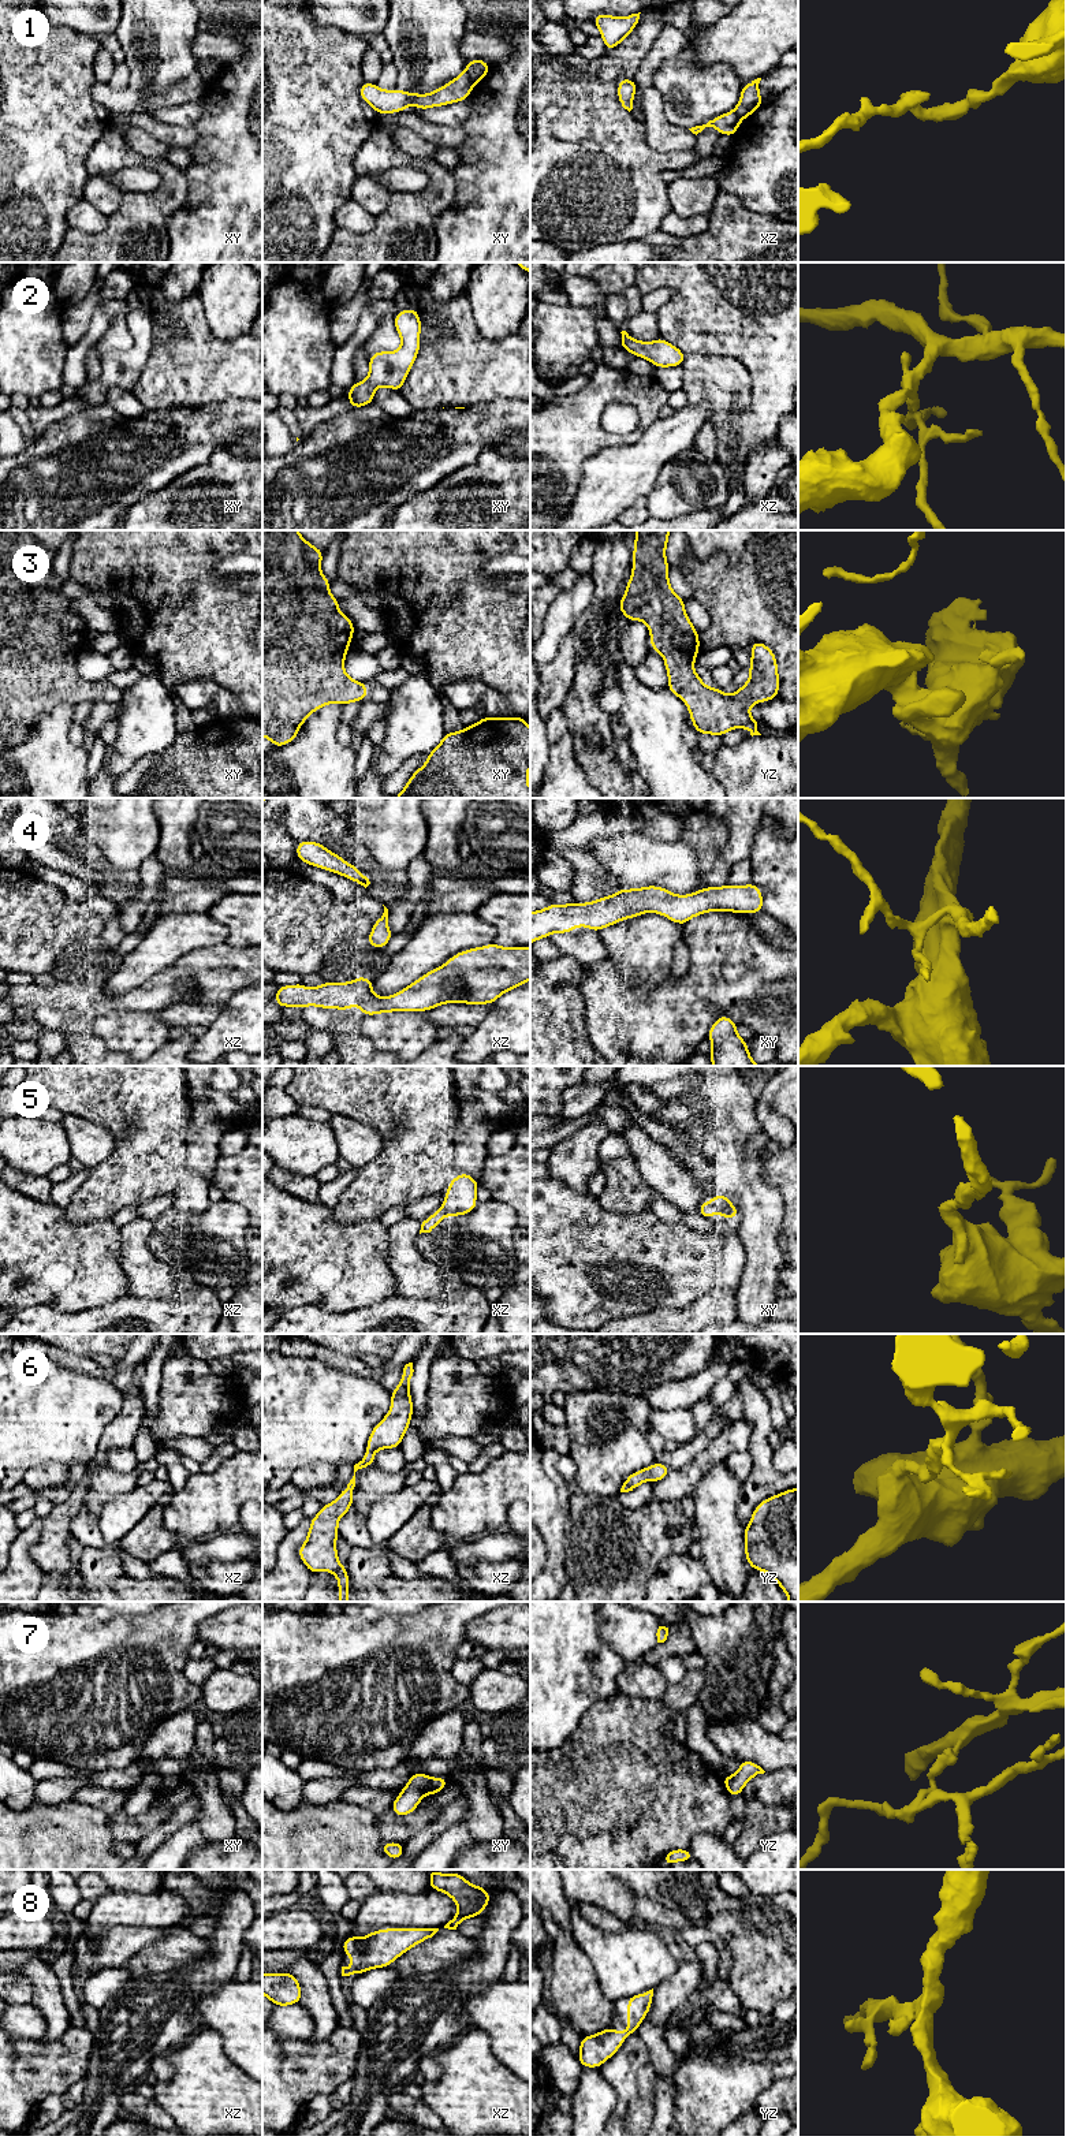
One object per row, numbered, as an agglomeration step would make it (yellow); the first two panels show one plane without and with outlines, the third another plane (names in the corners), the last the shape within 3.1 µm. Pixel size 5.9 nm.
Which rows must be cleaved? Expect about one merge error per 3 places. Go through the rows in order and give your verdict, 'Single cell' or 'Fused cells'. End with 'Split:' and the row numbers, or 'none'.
1: Fused cells
2: Single cell
3: Single cell
4: Single cell
5: Single cell
6: Single cell
7: Fused cells
8: Single cell
Split: 1, 7

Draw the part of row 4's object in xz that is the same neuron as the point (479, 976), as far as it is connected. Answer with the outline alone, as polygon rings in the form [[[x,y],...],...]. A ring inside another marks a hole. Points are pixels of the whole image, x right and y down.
[[[491,943],[459,951],[441,966],[385,998],[374,995],[374,981],[361,976],[348,983],[327,981],[309,988],[303,983],[282,985],[273,999],[282,1010],[287,1006],[299,1010],[317,1006],[347,1011],[357,1004],[368,1017],[394,1011],[429,1011],[446,1003],[491,1004],[529,980],[530,947]]]

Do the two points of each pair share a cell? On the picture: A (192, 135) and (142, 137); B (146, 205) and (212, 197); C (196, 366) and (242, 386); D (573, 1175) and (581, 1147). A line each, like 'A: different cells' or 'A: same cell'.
A: different cells
B: different cells
C: same cell
D: same cell

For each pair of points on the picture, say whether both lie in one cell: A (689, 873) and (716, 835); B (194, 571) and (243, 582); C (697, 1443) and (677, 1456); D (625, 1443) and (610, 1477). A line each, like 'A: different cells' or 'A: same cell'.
A: different cells
B: different cells
C: same cell
D: same cell

